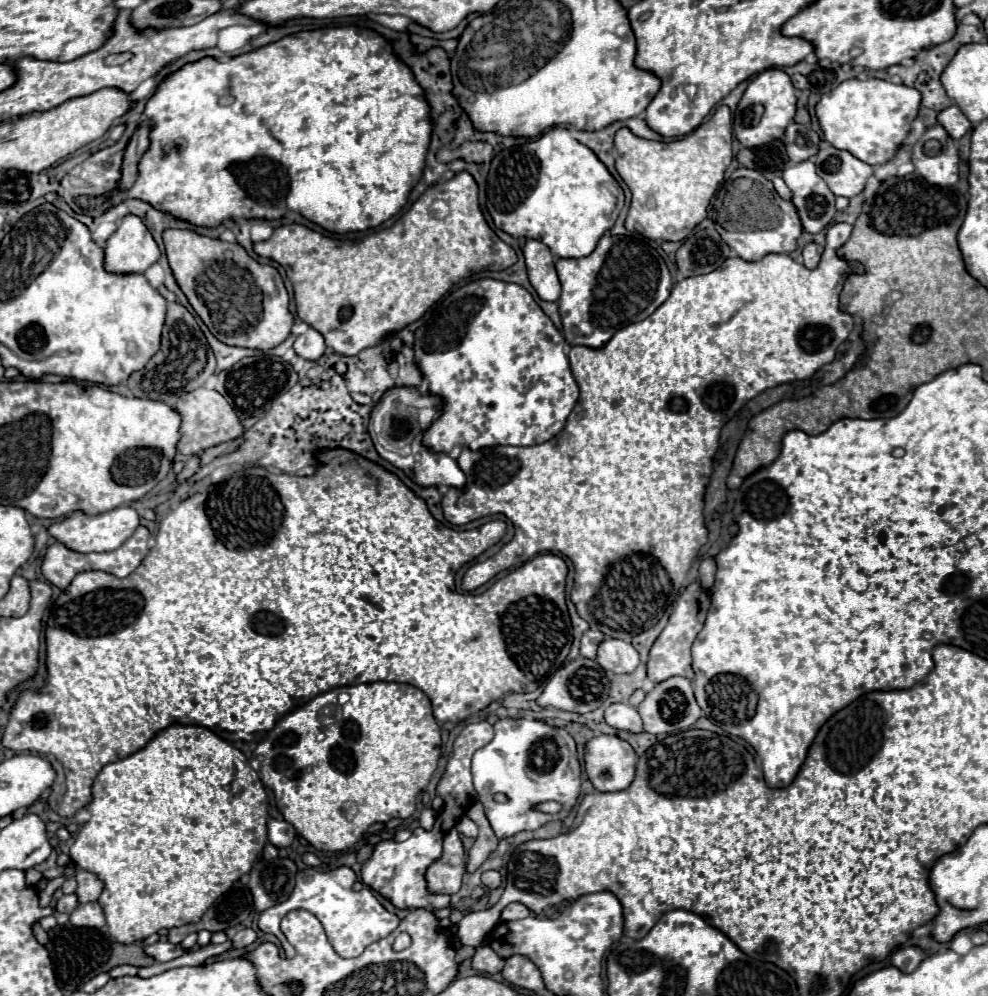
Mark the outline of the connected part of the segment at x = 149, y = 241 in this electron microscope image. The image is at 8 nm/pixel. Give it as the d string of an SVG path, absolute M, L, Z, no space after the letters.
M125 216L117 232L107 240L105 270L111 274L143 274L159 262L159 248L137 216Z

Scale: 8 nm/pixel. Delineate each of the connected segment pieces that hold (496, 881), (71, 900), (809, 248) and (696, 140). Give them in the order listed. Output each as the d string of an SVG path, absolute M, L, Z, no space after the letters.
M497 870L483 872L481 880L483 880L483 884L485 884L489 890L495 890L495 888L499 888L499 886L501 886L501 874L499 874Z
M75 894L69 896L61 896L57 902L57 910L63 914L71 914L71 910L75 910L75 906L79 906L79 900L75 898Z
M811 242L811 244L807 244L803 248L803 260L805 260L803 264L807 268L815 268L819 264L819 258L821 258L821 252L819 250L823 250L823 248L819 248L819 244L815 244L815 242Z
M719 106L697 130L673 142L651 142L633 136L627 128L619 130L615 136L619 152L615 168L633 194L625 228L651 240L683 242L707 216L707 206L733 160L731 142L731 114L727 106Z

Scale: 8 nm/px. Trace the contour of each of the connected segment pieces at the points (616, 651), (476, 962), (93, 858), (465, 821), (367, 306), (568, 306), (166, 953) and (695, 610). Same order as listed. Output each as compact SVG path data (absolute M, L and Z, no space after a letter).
M607 638L607 640L603 640L599 644L597 662L607 672L613 672L613 674L631 674L637 668L637 664L639 664L639 654L625 640Z
M483 942L473 956L473 968L489 972L489 974L499 974L499 970L503 970L503 958L499 954L495 954L495 950L491 950L491 946L487 946L487 942Z
M173 724L165 730L161 730L143 750L135 752L133 756L129 756L125 760L107 764L93 782L93 800L87 806L87 810L91 814L91 820L77 834L75 844L71 846L71 858L77 868L89 870L103 880L105 888L97 902L101 904L101 908L105 912L109 934L121 944L133 944L133 942L145 940L147 936L151 936L163 928L169 930L175 926L185 926L187 922L199 922L201 916L207 912L207 908L219 896L223 896L243 874L247 874L253 868L255 860L261 856L261 852L267 844L267 820L269 820L267 794L265 794L259 774L249 766L249 762L241 750L233 748L231 744L227 744L225 740L221 740L217 734L213 734L211 730L207 730L203 726Z
M463 816L459 822L457 822L457 832L461 832L461 834L465 834L465 836L471 836L471 838L475 838L477 836L477 826L475 826L475 822L471 820L471 818L467 818L467 816Z
M459 172L455 174L451 180L443 182L443 184L433 184L427 188L425 194L431 194L431 196L421 196L391 228L378 228L375 232L367 234L365 238L361 238L359 242L351 242L351 240L331 240L327 236L321 236L301 224L291 224L291 226L281 226L273 232L273 236L265 242L257 242L255 244L255 254L259 256L271 256L271 260L275 260L277 264L281 264L287 272L287 278L291 280L293 284L293 292L295 292L295 304L297 304L297 314L299 318L309 324L311 328L315 328L323 338L325 338L325 344L341 354L341 356L357 356L361 350L365 348L371 348L371 346L377 346L385 336L391 336L399 330L403 330L407 324L419 320L453 284L457 284L459 280L467 278L467 270L471 272L481 272L481 270L505 270L509 266L513 266L517 262L517 254L513 252L513 248L509 248L503 240L497 238L497 234L487 226L483 214L481 214L481 208L479 208L479 202L477 202L477 182L473 180L473 176L469 172Z
M605 234L589 256L577 260L561 258L555 266L563 288L557 304L563 320L563 338L569 346L603 348L615 332L651 316L673 288L665 260L639 236L629 236L629 242L625 242L619 236Z
M155 942L153 946L145 946L145 954L157 962L169 962L169 960L181 956L183 950L181 950L181 946L171 944L171 942Z
M695 580L693 584L689 584L685 588L685 592L681 594L681 598L675 604L675 610L669 616L665 630L659 634L659 638L651 646L649 660L647 660L647 676L653 684L665 682L667 678L673 678L673 676L683 676L689 680L695 678L695 674L691 670L691 644L693 644L695 636L699 634L699 630L703 628L709 606L711 606L709 592L701 588L699 580Z

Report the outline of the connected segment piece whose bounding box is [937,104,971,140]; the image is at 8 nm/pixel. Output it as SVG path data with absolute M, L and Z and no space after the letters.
M949 106L945 110L941 110L937 114L937 122L951 134L951 138L959 140L969 128L971 128L971 122L967 120L967 116L959 110L959 106Z

